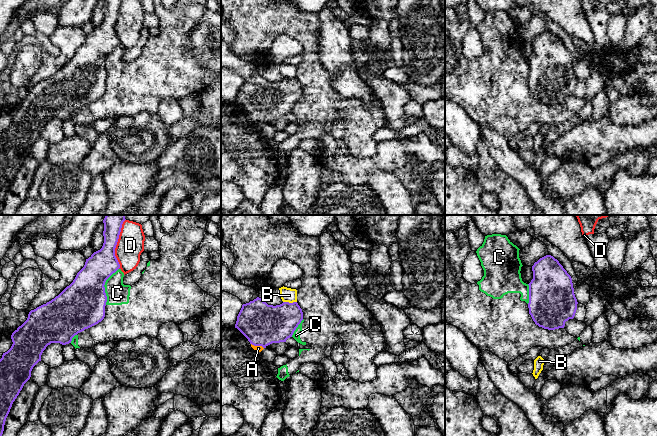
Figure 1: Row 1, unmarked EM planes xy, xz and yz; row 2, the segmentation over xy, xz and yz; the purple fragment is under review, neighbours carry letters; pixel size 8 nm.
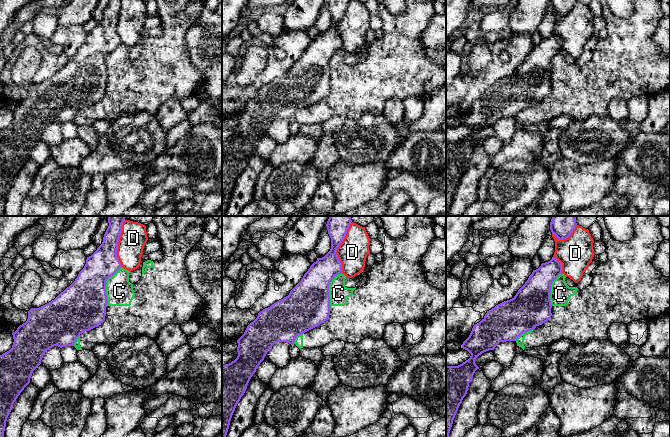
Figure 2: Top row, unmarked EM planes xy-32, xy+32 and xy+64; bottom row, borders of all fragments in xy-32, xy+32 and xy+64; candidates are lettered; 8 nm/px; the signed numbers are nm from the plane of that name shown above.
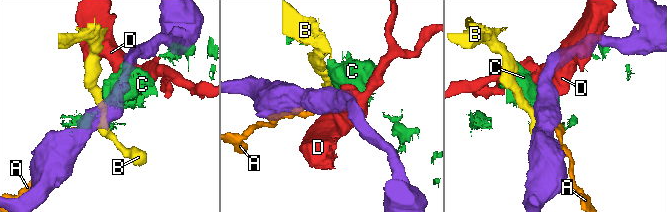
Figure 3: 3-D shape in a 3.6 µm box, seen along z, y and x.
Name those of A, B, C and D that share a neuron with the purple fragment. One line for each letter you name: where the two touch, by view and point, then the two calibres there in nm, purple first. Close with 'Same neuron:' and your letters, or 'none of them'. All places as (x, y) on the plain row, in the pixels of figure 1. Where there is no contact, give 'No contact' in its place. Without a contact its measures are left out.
Same neuron: none of them

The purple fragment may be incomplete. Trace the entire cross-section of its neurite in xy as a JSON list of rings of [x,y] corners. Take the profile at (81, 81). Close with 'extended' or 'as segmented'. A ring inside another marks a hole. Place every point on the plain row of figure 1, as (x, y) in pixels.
[[[104,0],[102,24],[86,35],[84,43],[69,62],[51,77],[31,86],[27,96],[12,109],[13,120],[0,135],[0,215],[12,180],[30,155],[33,143],[41,137],[46,123],[51,119],[69,120],[75,111],[104,95],[107,78],[104,61],[120,44],[115,24],[121,4],[122,0]]]; as segmented

